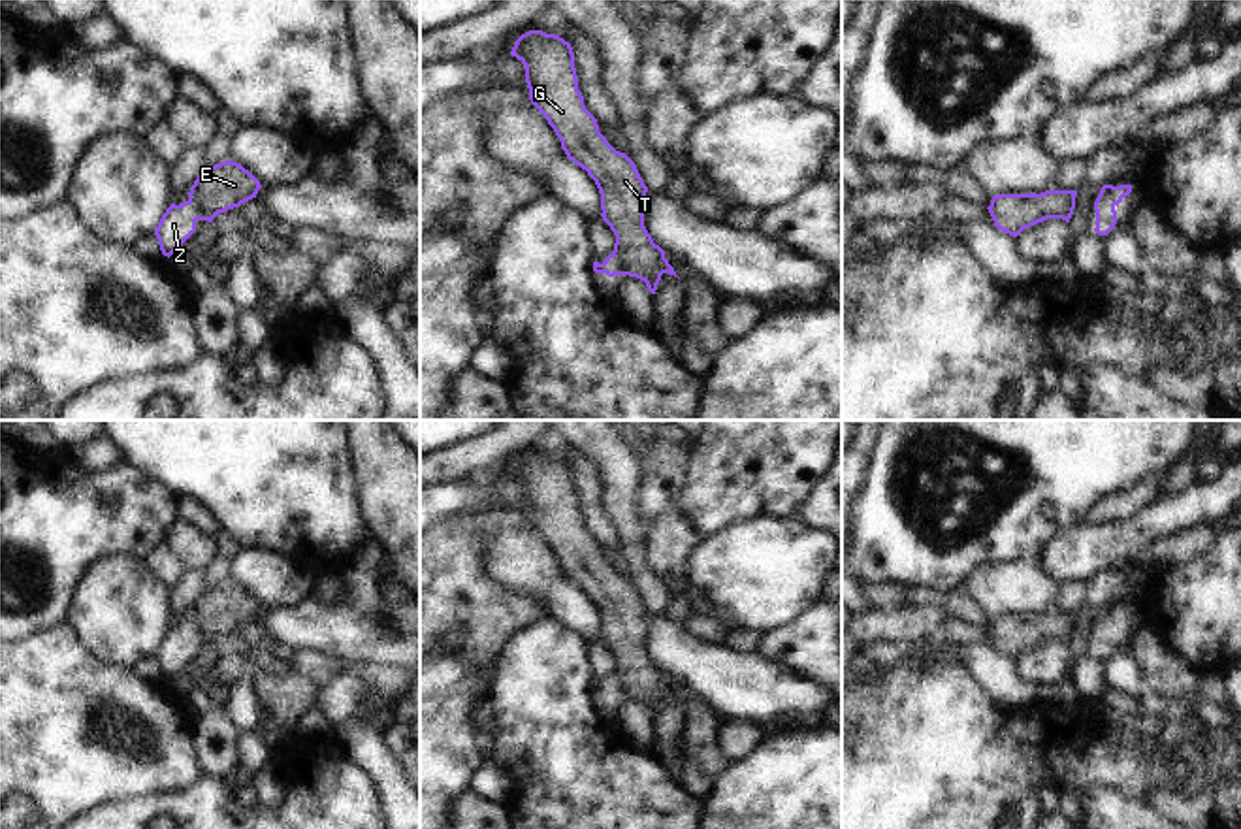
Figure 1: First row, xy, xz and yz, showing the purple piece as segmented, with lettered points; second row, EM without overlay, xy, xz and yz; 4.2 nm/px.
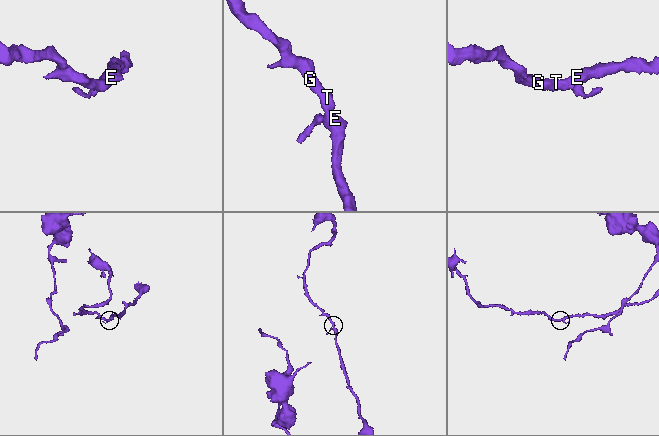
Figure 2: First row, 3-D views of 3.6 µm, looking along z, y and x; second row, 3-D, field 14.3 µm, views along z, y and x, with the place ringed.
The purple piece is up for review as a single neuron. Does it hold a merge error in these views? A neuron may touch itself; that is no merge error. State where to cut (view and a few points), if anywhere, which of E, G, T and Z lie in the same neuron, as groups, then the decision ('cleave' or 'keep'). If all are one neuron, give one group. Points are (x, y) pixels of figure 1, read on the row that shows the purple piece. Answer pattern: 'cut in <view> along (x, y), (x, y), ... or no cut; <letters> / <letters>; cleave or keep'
cut in yz along (1095, 204), (1113, 208); E G T / Z; cleave

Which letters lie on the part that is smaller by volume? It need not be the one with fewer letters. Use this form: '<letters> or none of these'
Z

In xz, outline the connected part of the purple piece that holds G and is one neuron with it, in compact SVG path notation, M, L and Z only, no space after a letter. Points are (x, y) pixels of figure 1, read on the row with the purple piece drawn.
M529 30L510 55L525 66L529 100L554 128L567 158L586 170L601 192L601 217L616 236L606 275L637 277L655 294L663 273L678 275L644 226L648 187L635 162L606 141L584 106L571 43Z

